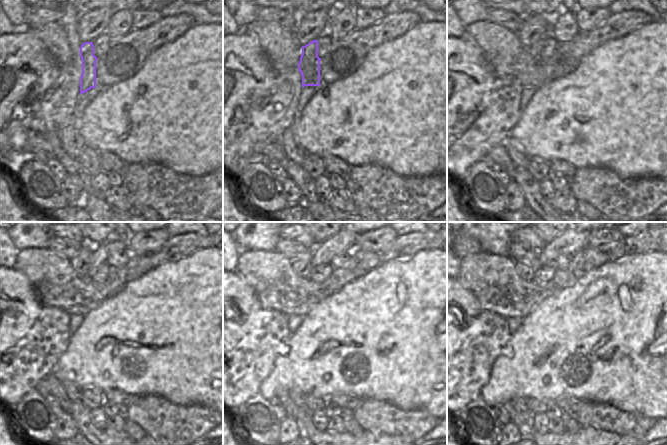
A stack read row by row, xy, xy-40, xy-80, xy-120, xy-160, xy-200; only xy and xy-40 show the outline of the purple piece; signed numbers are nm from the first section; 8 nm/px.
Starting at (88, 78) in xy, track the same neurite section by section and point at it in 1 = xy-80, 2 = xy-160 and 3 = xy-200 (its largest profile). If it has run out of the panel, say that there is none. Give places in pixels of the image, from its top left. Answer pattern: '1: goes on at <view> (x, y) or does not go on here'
1: goes on at xy-80 (534, 50)
2: goes on at xy-160 (324, 252)
3: goes on at xy-200 (568, 242)

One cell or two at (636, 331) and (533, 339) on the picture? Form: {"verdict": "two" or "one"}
{"verdict": "one"}

